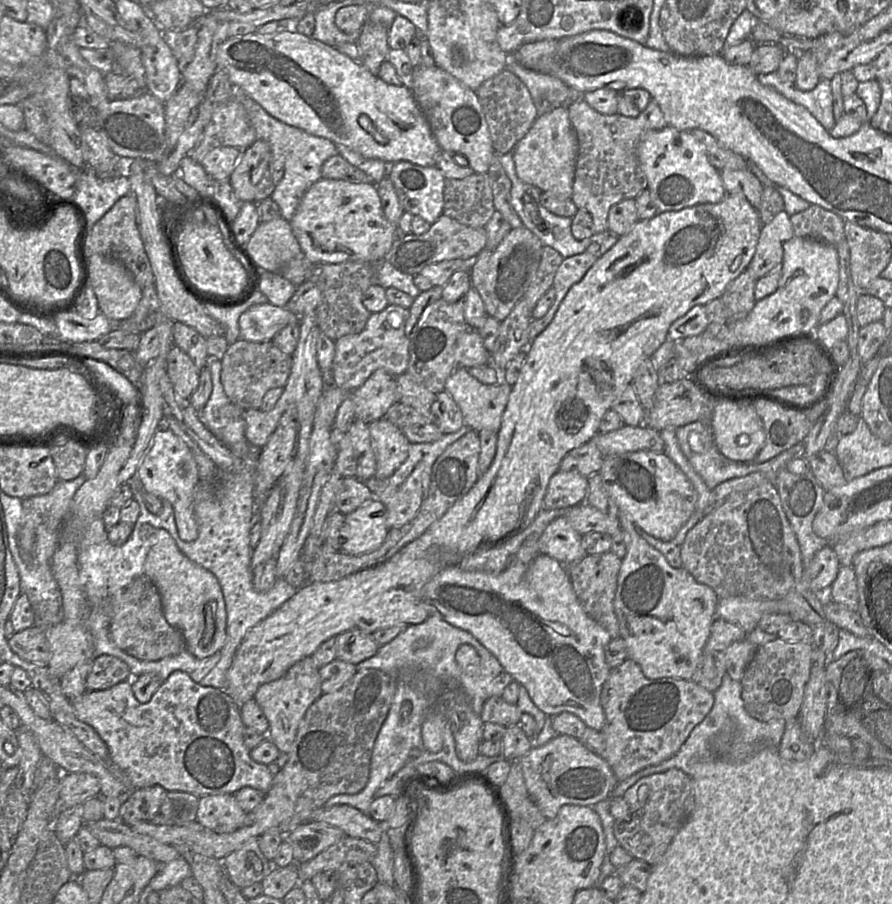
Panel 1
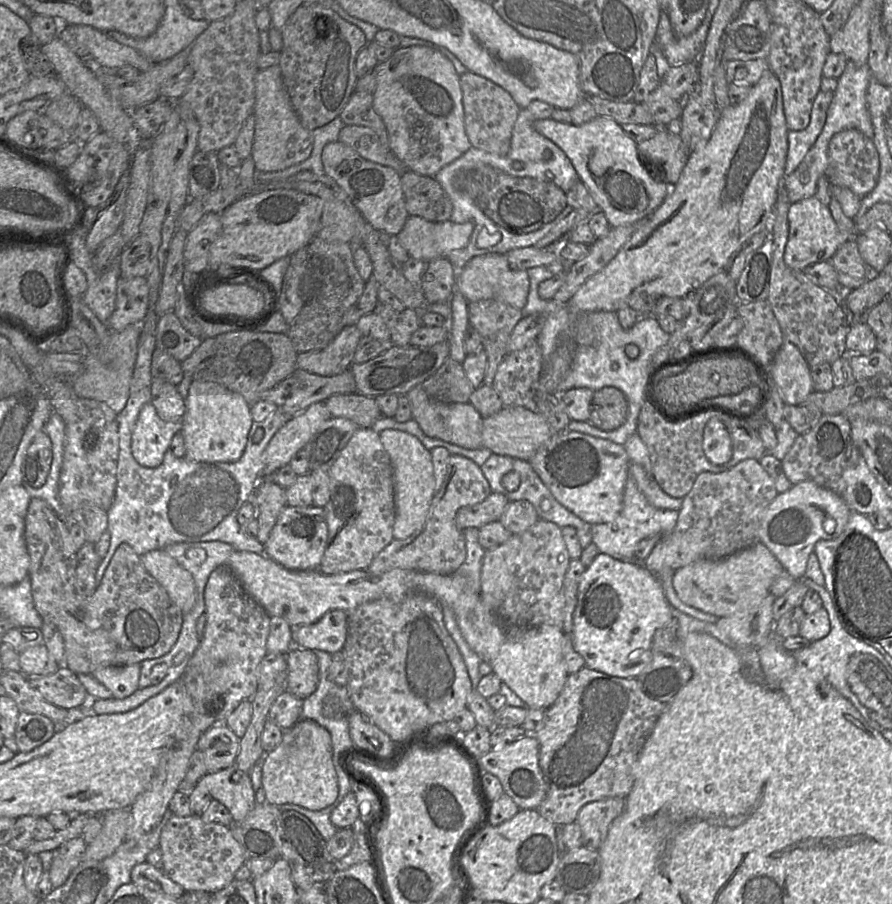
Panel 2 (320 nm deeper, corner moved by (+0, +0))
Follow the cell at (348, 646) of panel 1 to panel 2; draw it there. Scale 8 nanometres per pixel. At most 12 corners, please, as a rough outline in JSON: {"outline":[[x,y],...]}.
{"outline":[[311,650],[287,653],[285,690],[306,699],[319,683]]}

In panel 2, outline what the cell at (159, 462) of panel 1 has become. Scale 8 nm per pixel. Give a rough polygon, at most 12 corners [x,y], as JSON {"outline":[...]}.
{"outline":[[142,406],[131,438],[135,460],[162,464],[181,421]]}

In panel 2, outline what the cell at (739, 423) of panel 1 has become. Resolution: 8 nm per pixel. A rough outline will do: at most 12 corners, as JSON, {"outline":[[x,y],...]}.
{"outline":[[717,418],[706,424],[702,448],[714,465],[732,457],[730,435]]}

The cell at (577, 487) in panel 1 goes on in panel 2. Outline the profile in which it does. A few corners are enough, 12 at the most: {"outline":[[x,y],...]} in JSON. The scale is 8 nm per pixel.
{"outline":[[502,493],[458,510],[459,529],[499,521],[510,501]]}

